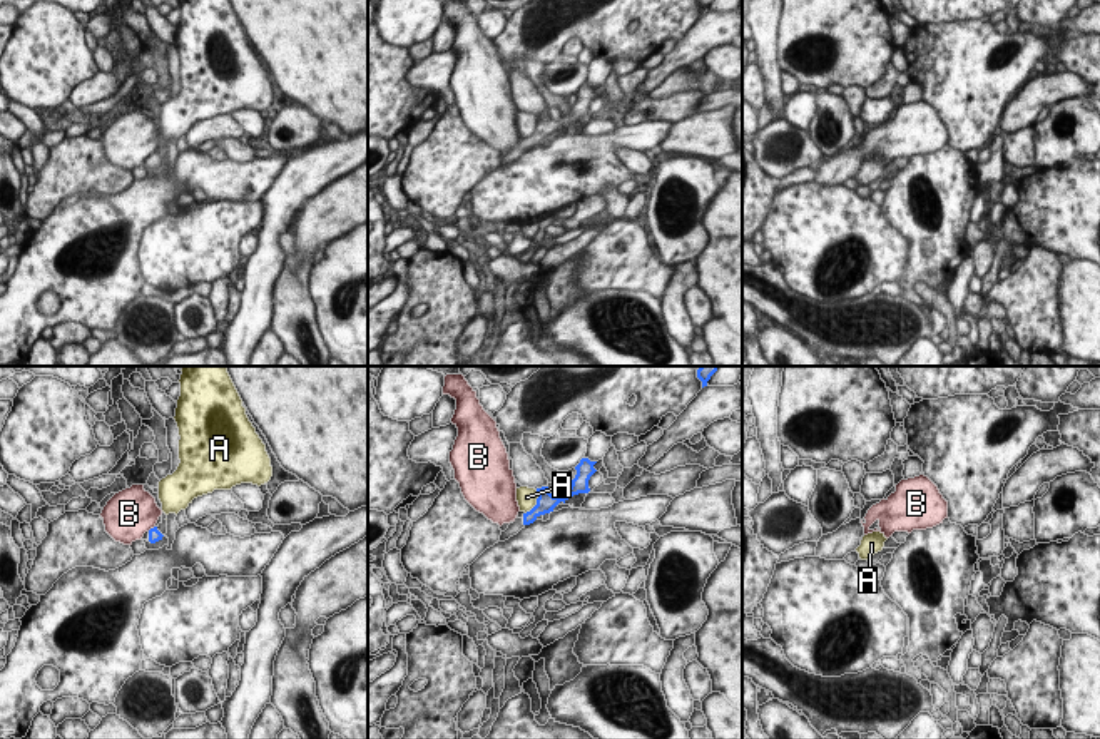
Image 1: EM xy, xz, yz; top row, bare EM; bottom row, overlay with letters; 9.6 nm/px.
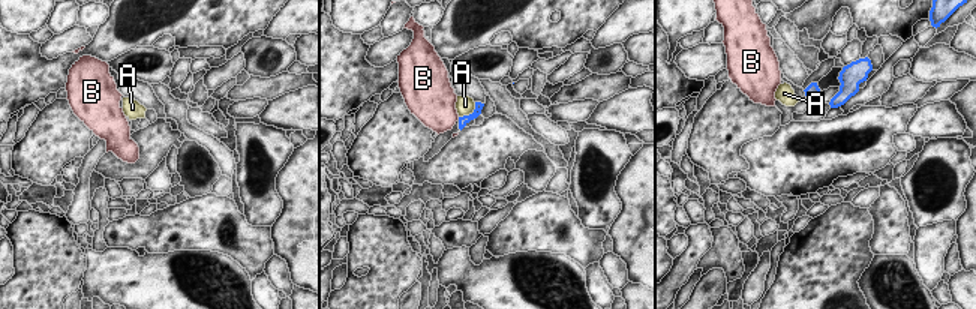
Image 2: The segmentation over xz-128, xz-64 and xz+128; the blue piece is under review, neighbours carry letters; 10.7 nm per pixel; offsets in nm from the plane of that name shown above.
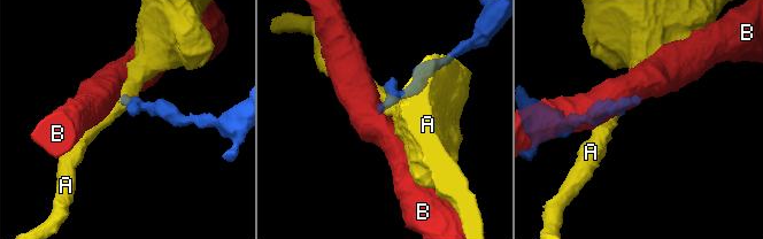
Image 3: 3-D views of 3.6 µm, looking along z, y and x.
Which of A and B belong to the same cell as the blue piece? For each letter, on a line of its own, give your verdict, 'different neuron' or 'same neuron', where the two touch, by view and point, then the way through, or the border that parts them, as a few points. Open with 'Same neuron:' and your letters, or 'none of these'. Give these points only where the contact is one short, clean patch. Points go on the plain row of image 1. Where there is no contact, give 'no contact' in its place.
Same neuron: none of these
A: different neuron; contact xz (537, 127); border xz (537, 116), (537, 127), (525, 139)
B: different neuron; contact xy (151, 154); border xy (154, 151), (147, 156)

